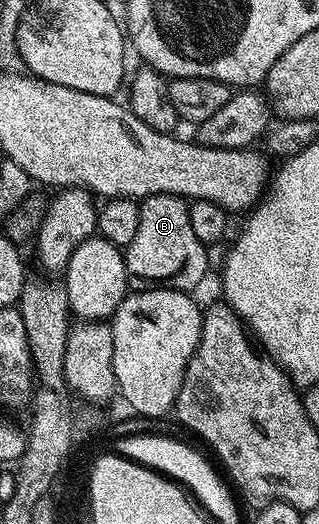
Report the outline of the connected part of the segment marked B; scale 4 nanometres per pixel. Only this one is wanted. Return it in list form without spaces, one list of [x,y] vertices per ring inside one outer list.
[[[160,193],[144,198],[140,202],[139,231],[135,239],[124,246],[125,270],[129,276],[128,288],[133,291],[143,289],[179,289],[193,291],[205,277],[209,269],[207,247],[195,239],[191,228],[188,204],[182,198]]]

